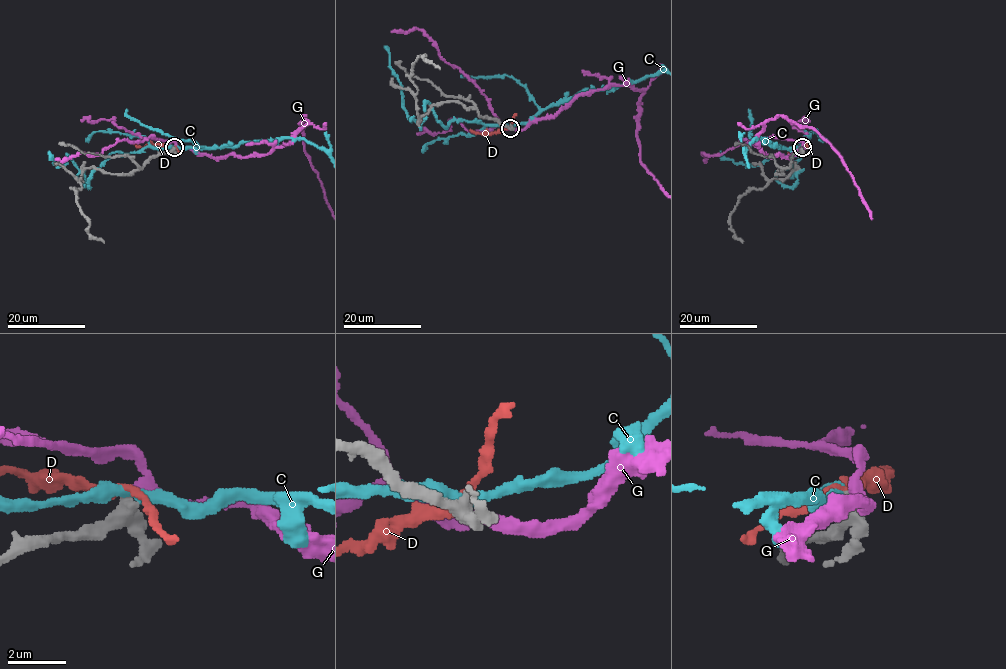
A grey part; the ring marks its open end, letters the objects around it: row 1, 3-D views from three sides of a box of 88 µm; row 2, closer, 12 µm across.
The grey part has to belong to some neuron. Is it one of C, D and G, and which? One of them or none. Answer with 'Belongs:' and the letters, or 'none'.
Belongs: G

